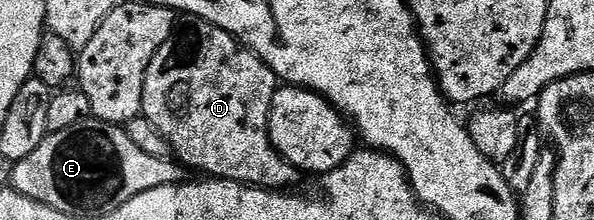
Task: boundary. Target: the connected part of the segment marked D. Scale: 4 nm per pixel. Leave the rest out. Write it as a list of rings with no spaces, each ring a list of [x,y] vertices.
[[[201,18],[181,39],[176,39],[177,47],[173,51],[169,51],[168,45],[161,46],[159,52],[151,60],[149,71],[145,77],[145,108],[143,111],[144,117],[148,118],[153,126],[165,140],[169,143],[174,151],[178,150],[180,161],[182,163],[194,166],[197,170],[202,170],[202,175],[212,176],[213,178],[224,178],[230,182],[243,182],[251,186],[263,186],[266,188],[289,188],[293,181],[299,175],[298,167],[291,165],[277,151],[273,144],[273,139],[269,137],[269,117],[273,111],[273,101],[279,89],[279,75],[272,65],[264,57],[261,58],[257,54],[252,54],[245,46],[240,46],[237,43],[237,38],[229,30],[224,30],[221,26],[216,26],[213,22],[208,22],[207,19]]]

